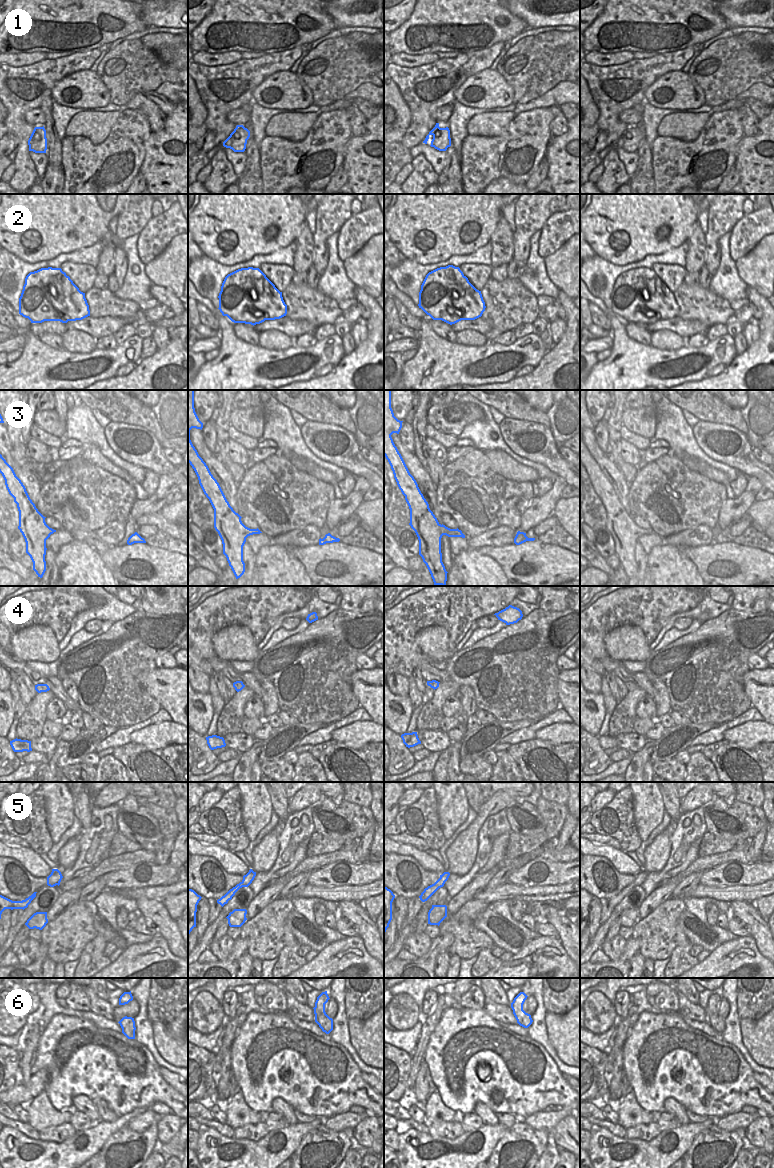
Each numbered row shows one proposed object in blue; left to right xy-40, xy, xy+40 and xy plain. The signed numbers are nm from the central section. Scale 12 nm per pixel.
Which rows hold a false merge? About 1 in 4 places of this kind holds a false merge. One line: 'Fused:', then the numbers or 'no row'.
Fused: no row

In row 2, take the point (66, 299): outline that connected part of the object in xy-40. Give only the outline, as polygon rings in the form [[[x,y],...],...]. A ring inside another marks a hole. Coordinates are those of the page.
[[[48,267],[30,272],[26,276],[19,298],[19,314],[28,318],[31,323],[44,321],[67,323],[90,316],[90,310],[85,293],[79,290],[70,277],[61,268]]]

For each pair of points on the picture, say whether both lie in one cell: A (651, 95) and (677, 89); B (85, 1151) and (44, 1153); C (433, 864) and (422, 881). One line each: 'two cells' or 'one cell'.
A: one cell
B: one cell
C: two cells

